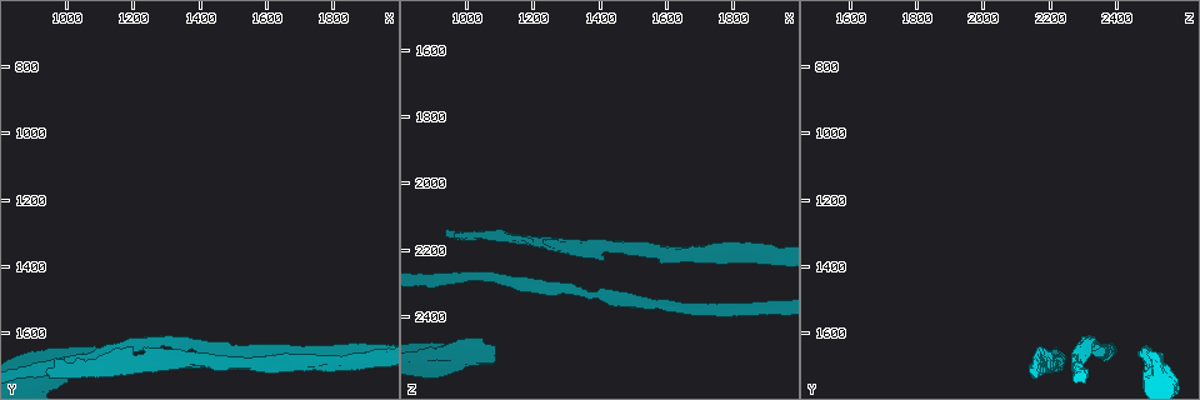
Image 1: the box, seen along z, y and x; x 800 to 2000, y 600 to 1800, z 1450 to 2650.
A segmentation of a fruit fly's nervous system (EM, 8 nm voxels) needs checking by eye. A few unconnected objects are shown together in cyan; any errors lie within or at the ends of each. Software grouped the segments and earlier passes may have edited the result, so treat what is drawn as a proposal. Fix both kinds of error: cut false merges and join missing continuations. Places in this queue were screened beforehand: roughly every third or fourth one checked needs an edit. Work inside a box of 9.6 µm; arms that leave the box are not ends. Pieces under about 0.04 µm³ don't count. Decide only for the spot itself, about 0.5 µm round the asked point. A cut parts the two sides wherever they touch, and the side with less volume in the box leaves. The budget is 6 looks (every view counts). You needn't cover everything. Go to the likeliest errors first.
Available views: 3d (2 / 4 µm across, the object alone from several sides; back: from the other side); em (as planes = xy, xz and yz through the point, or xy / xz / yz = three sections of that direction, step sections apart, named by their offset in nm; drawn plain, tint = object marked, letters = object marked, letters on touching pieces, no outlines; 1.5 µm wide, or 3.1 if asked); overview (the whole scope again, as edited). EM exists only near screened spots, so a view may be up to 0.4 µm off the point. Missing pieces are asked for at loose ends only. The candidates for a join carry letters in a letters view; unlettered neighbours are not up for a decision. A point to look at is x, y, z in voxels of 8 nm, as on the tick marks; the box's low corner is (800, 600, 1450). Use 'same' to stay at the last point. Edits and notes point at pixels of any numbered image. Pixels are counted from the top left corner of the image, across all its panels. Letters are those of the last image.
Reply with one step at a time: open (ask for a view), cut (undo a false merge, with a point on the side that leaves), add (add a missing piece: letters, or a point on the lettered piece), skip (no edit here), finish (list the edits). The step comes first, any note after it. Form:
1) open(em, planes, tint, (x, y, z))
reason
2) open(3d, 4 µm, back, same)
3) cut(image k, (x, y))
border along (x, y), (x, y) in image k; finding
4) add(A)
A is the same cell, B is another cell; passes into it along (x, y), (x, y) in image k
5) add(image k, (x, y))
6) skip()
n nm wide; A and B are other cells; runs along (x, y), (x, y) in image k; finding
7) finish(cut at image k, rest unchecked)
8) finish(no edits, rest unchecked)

open(3d, 4 µm, (940, 1720, 2140))
free end

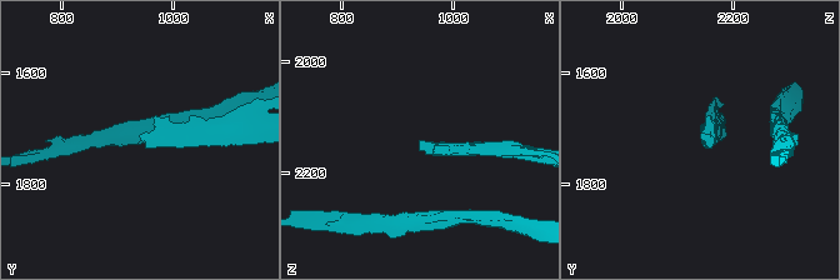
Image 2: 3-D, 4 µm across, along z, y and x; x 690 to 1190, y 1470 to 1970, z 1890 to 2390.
open(em, planes, letters, (935, 1715, 2145))
shape alone is not enough

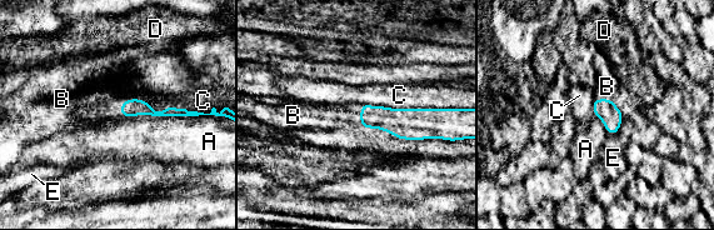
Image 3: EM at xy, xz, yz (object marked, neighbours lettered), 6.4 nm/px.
add(B)
B is the same cell, A, C, D and E are other cells; passes into it along (129, 108), (125, 100), (86, 99) in image 3; it goes on there

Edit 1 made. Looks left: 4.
open(3d, 2 µm, (1080, 1640, 2490))
an open end

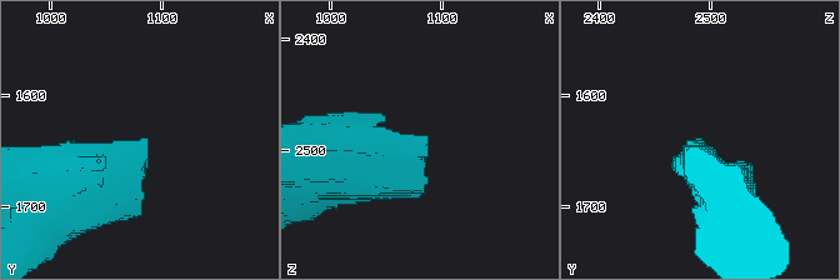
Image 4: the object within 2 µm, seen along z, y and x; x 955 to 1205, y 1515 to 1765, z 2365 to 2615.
open(em, planes, tint, (1086, 1642, 2488))
now the EM

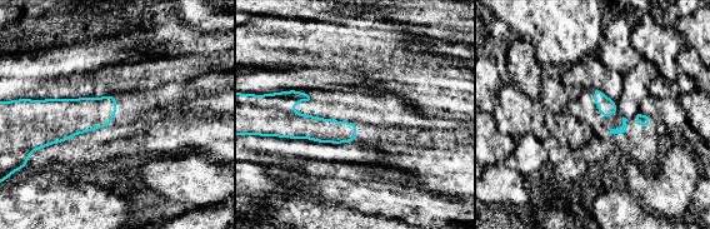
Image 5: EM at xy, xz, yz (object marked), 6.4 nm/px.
open(em, planes, letters, same)
see the neighbours

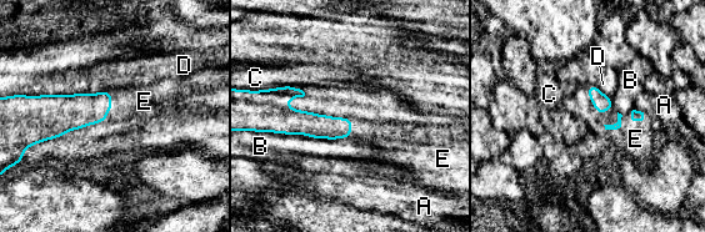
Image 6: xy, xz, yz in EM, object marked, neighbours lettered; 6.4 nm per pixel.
add(E)
D touches over 550 nm; E is the same cell, A, B, C and D are other cells; passes into it along (75, 111), (111, 105), (144, 101) in image 6; the neuron continues

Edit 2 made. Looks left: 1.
finish(add at image 3, add at image 6, rest unchecked)

